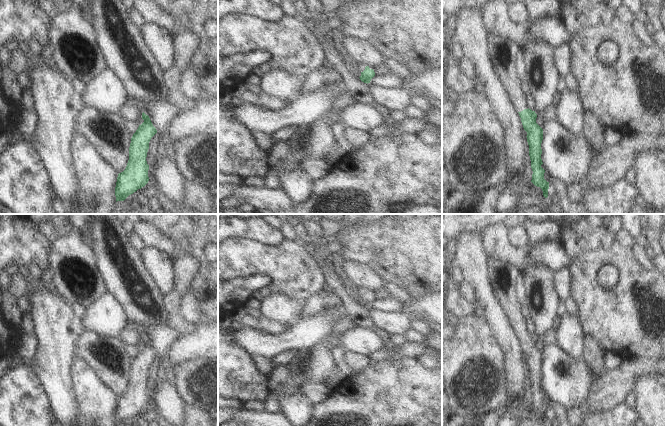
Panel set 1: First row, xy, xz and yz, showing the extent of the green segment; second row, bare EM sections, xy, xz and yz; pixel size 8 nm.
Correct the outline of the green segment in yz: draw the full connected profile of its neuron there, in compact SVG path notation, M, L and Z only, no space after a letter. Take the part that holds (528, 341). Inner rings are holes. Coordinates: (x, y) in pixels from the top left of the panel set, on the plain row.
M524 333L518 336L524 354L527 356L527 366L529 369L529 380L531 384L531 392L533 395L531 406L540 411L543 420L548 421L549 406L544 403L545 394L541 391L543 388L541 383L543 364L543 353L536 347L537 338L531 333Z

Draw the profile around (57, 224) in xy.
M50 214L45 227L51 238L58 238L73 229L69 223L69 214Z

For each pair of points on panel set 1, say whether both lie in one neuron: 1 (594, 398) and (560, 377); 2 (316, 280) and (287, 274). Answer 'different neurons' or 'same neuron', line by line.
1: different neurons
2: same neuron

